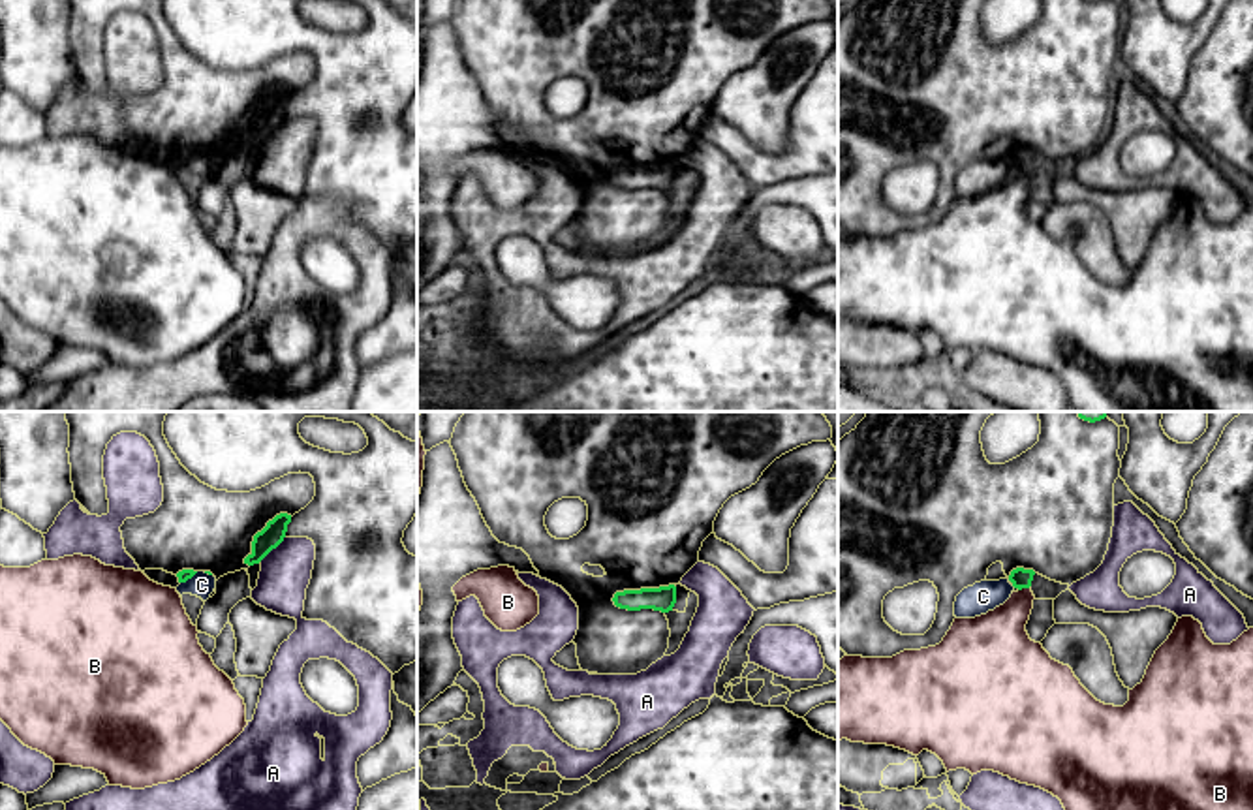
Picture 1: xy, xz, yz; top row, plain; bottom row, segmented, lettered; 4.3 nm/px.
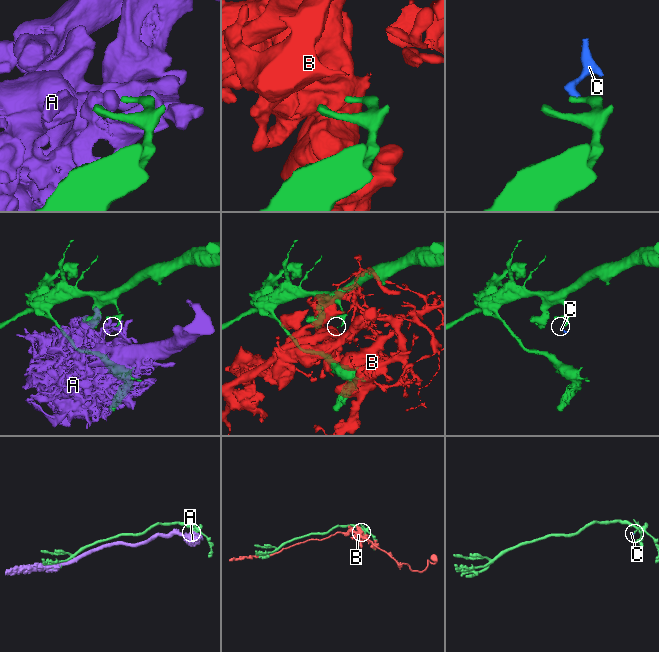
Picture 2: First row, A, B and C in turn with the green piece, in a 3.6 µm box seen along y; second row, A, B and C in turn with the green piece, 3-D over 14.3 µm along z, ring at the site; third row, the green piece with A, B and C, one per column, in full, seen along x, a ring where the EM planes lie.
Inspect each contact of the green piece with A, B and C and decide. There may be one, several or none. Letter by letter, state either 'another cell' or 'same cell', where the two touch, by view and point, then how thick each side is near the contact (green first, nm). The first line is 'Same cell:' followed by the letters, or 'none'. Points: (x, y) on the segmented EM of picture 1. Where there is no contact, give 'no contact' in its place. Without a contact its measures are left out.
Same cell: none
A: another cell; meets green in xy at (273, 547); 100 nm thick on the green side, 220 nm on the other
B: another cell; meets green in yz at (1022, 587); 90 nm thick on the green side, 260 nm on the other
C: another cell; meets green in xy at (188, 577); 50 nm thick on the green side, 110 nm on the other

